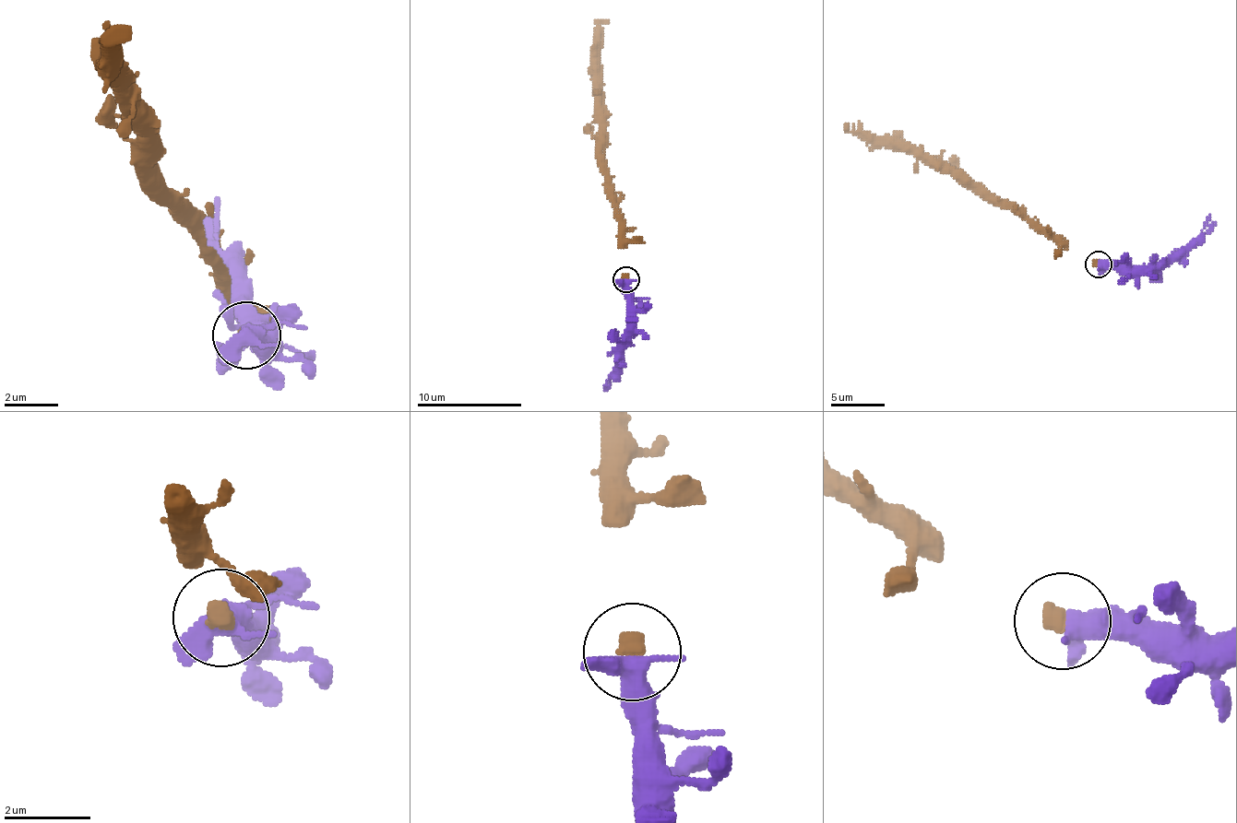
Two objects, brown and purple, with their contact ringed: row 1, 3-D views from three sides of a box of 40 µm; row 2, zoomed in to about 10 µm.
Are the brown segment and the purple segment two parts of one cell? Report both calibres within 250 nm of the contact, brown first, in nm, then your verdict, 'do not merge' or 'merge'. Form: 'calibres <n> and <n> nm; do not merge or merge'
calibres 400 and 460 nm; merge

